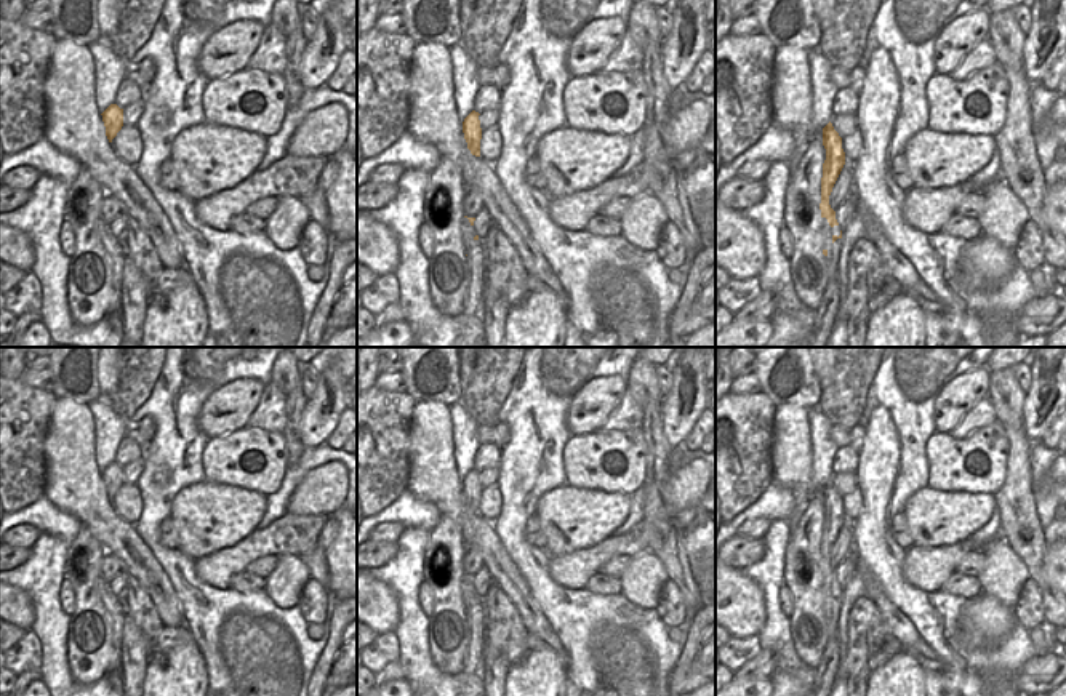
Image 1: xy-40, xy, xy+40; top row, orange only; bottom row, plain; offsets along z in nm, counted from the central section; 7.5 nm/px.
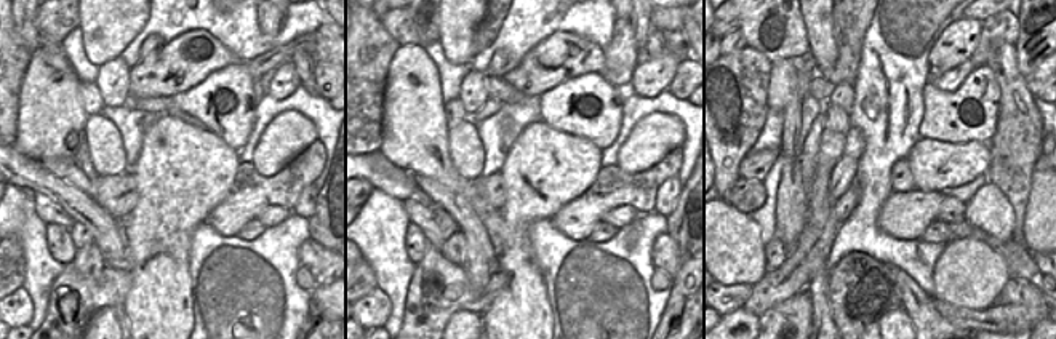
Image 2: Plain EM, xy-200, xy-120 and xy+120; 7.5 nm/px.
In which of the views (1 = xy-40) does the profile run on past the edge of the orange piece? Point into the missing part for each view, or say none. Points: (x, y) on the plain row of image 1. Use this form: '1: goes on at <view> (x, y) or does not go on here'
1: does not go on here

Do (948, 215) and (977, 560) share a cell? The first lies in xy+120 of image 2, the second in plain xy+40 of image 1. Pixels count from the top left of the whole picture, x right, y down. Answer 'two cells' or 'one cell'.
one cell

